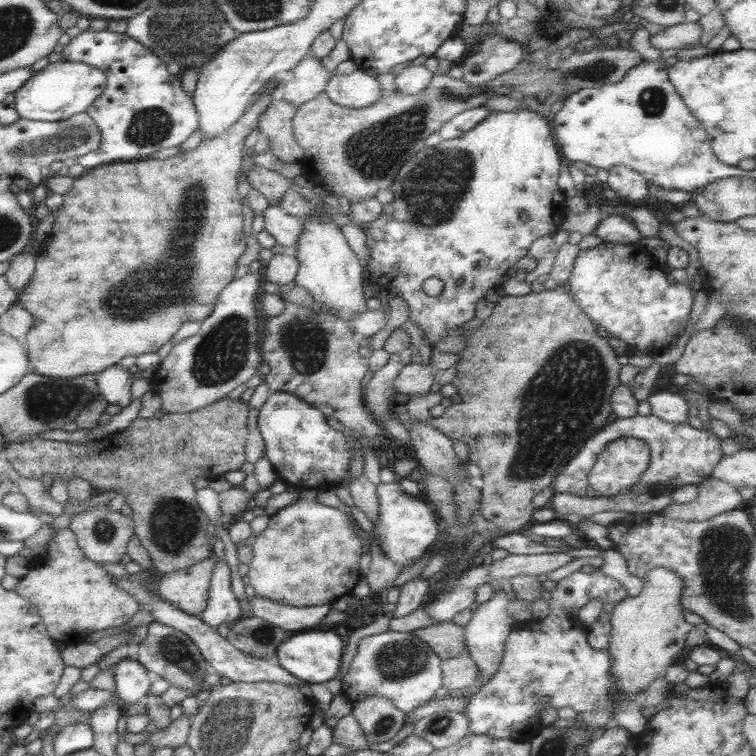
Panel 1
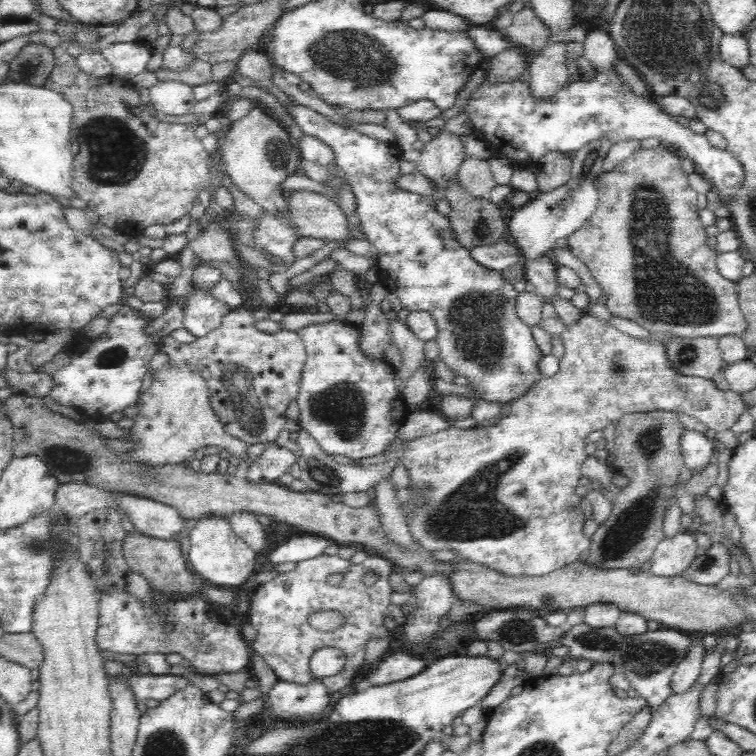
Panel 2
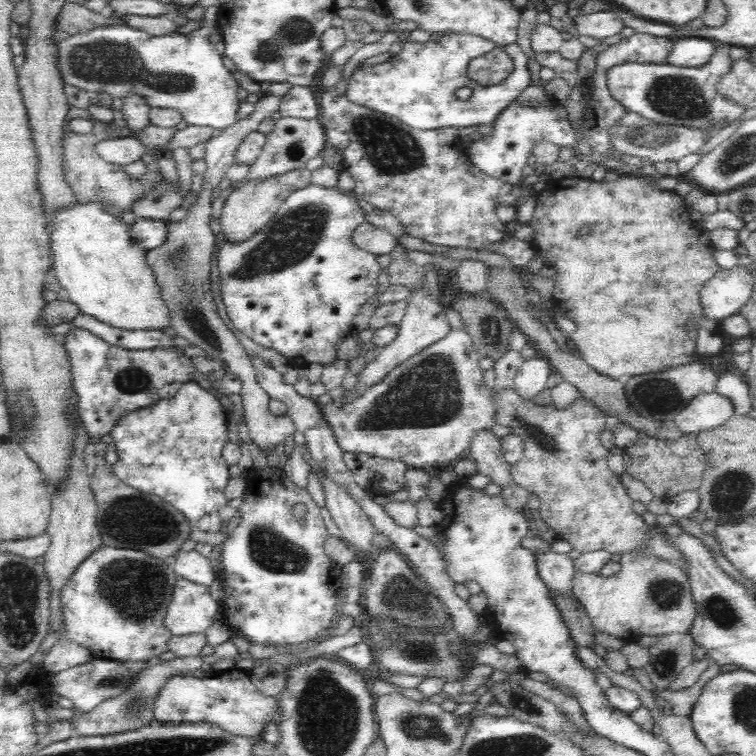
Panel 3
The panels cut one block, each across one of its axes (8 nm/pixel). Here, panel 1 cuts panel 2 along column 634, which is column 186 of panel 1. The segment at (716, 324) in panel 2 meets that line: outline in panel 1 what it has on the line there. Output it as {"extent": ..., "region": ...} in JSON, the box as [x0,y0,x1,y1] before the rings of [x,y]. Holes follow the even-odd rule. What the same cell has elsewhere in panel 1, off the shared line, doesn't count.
{"extent":[17,77,283,379],"region":[[[276,77],[265,82],[259,92],[255,94],[255,98],[245,113],[230,128],[212,140],[203,140],[191,152],[179,152],[169,158],[164,158],[164,160],[145,158],[139,161],[100,165],[92,170],[85,171],[84,174],[75,179],[70,192],[64,195],[63,205],[53,211],[54,223],[51,233],[44,241],[36,244],[34,248],[36,259],[34,274],[17,298],[17,303],[30,311],[30,314],[33,314],[35,318],[33,327],[22,338],[26,346],[26,356],[32,364],[32,374],[62,379],[82,377],[88,374],[96,375],[96,373],[118,364],[122,358],[138,357],[140,354],[159,351],[162,346],[173,339],[184,322],[198,322],[206,320],[210,316],[220,291],[235,279],[236,262],[246,250],[247,238],[243,229],[246,218],[242,212],[243,202],[237,191],[242,162],[244,162],[244,155],[247,154],[244,151],[244,142],[248,134],[258,128],[260,115],[271,103],[272,93],[278,86],[277,81],[279,80],[279,85],[281,85],[283,79]],[[110,256],[114,256],[114,258],[116,256],[118,258],[130,256],[130,258],[126,258],[130,262],[104,262],[104,258],[110,258]]]}

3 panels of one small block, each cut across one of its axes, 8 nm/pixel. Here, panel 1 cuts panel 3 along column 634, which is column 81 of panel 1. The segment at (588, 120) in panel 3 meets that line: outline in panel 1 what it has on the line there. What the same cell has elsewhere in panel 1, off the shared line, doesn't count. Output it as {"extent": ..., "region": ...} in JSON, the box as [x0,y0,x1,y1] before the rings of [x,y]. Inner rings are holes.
{"extent":[61,28,199,171],"region":[[[89,28],[71,38],[69,44],[63,45],[61,58],[64,61],[83,62],[107,74],[105,90],[86,112],[93,121],[96,121],[96,126],[102,135],[100,147],[96,151],[77,158],[78,164],[83,166],[86,171],[110,163],[144,160],[162,149],[178,147],[198,129],[199,116],[193,98],[182,89],[180,74],[168,73],[167,65],[156,54],[150,52],[150,49],[141,42],[130,38],[130,35],[125,32],[118,34],[110,32],[108,29],[92,31]]]}

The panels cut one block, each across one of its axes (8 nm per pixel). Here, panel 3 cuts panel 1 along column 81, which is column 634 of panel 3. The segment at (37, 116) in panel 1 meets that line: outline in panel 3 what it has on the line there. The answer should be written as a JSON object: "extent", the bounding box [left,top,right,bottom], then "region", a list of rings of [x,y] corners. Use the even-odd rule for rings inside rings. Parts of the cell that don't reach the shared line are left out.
{"extent":[605,45,744,132],"region":[[[718,45],[712,53],[710,60],[698,68],[684,68],[682,66],[672,66],[666,63],[622,63],[611,68],[605,76],[607,90],[610,94],[627,110],[628,113],[636,113],[642,118],[659,122],[662,125],[687,126],[705,132],[716,132],[734,122],[738,122],[744,114],[744,107],[740,103],[730,101],[730,99],[718,94],[717,84],[722,74],[730,72],[732,68],[732,58],[728,53],[730,46]]]}

